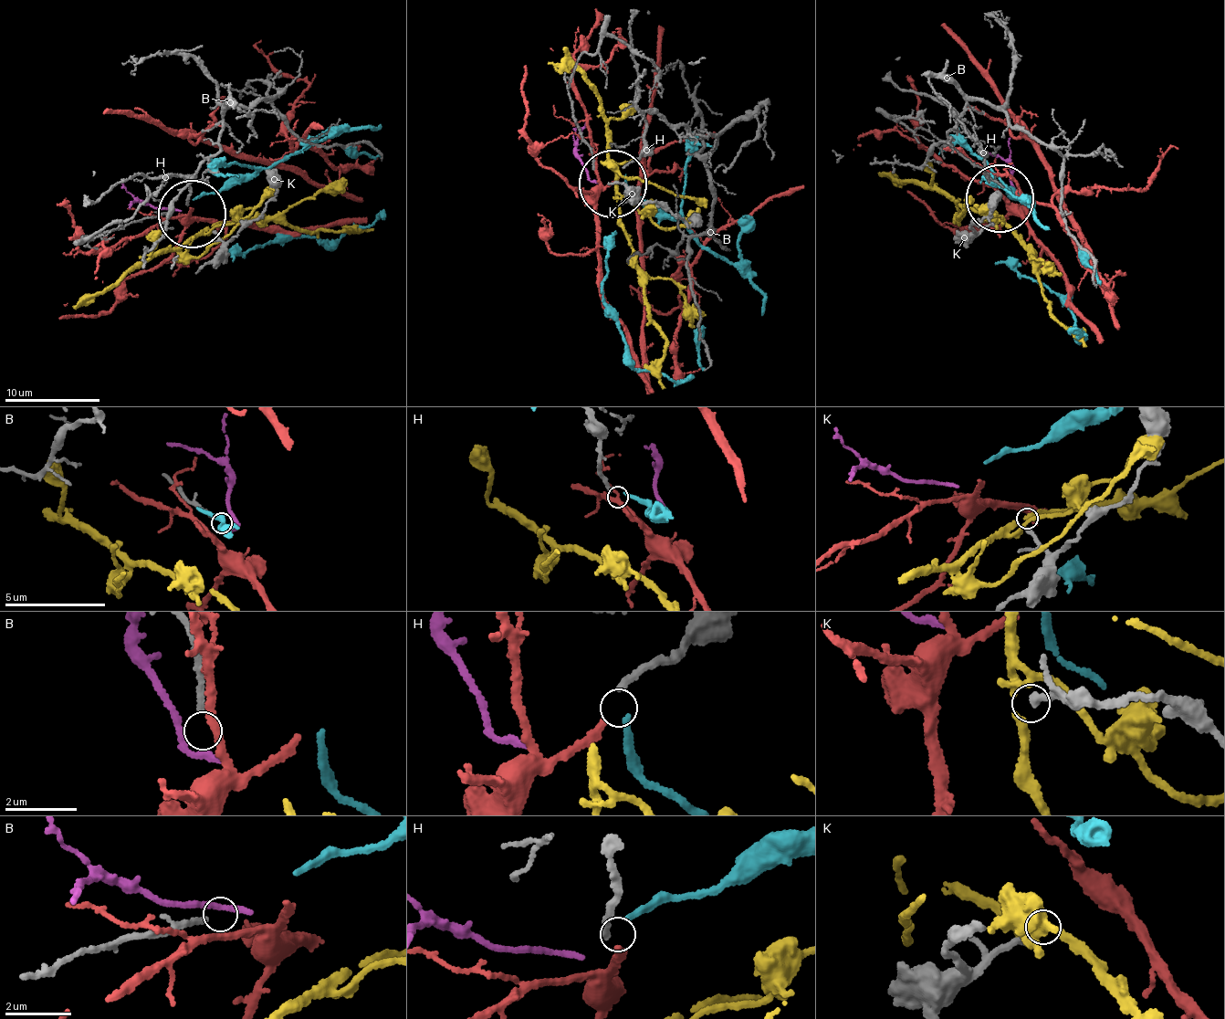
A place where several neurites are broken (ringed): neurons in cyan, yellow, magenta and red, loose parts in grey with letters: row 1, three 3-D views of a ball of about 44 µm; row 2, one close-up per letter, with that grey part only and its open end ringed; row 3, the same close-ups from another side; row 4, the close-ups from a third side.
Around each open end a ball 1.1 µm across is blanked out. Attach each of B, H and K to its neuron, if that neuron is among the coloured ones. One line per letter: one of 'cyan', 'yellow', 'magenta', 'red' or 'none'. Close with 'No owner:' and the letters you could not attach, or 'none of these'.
B: none
H: red
K: none
No owner: B, K

